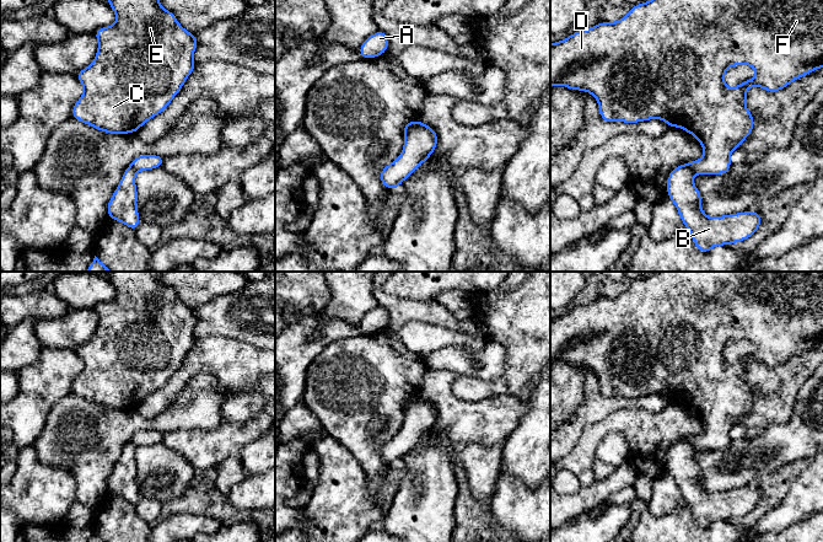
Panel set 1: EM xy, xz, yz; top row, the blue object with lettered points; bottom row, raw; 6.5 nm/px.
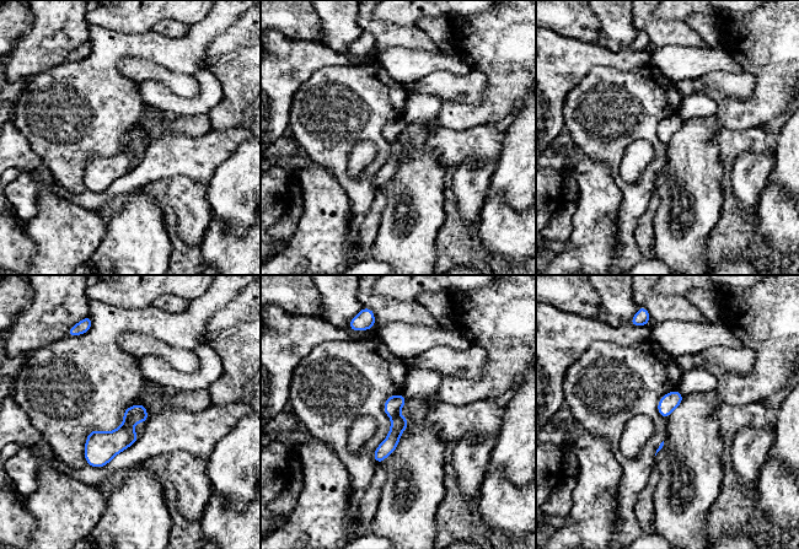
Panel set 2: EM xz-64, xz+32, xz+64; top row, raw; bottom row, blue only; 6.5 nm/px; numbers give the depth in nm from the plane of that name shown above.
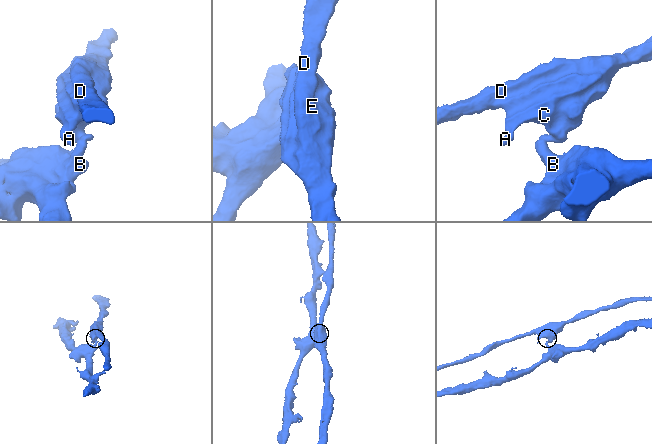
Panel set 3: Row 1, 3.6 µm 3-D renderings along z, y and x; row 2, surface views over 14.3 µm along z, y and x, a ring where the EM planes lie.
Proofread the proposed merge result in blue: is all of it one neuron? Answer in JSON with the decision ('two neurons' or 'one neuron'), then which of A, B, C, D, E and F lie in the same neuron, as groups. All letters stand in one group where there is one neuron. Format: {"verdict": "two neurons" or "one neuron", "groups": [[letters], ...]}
{"verdict": "two neurons", "groups": [["A", "C", "D", "E", "F"], ["B"]]}

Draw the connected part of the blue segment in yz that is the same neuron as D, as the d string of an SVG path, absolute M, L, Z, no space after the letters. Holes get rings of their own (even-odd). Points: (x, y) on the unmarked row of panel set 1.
M656 272L655 274L636 279L618 297L601 297L592 304L574 307L564 316L550 318L550 363L564 360L570 365L590 367L598 377L601 395L604 397L639 398L653 393L662 395L671 403L681 402L695 412L704 424L704 431L698 436L685 439L694 450L725 450L732 442L730 430L739 424L741 419L752 408L754 395L746 383L749 363L762 363L770 369L786 363L795 355L823 343L823 272ZM748 339L757 347L753 354L728 364L725 360L725 347L728 342Z

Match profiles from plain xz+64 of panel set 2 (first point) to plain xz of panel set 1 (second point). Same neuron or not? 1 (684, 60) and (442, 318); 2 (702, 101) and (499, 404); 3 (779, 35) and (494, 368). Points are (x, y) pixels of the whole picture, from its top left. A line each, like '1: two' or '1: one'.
1: two
2: one
3: two

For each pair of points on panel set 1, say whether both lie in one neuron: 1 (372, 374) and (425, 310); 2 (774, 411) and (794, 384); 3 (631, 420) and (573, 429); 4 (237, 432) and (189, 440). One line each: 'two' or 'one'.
1: one
2: one
3: two
4: one

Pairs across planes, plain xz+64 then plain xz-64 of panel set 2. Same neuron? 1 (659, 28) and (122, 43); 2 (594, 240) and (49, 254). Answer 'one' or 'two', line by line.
1: one
2: one

